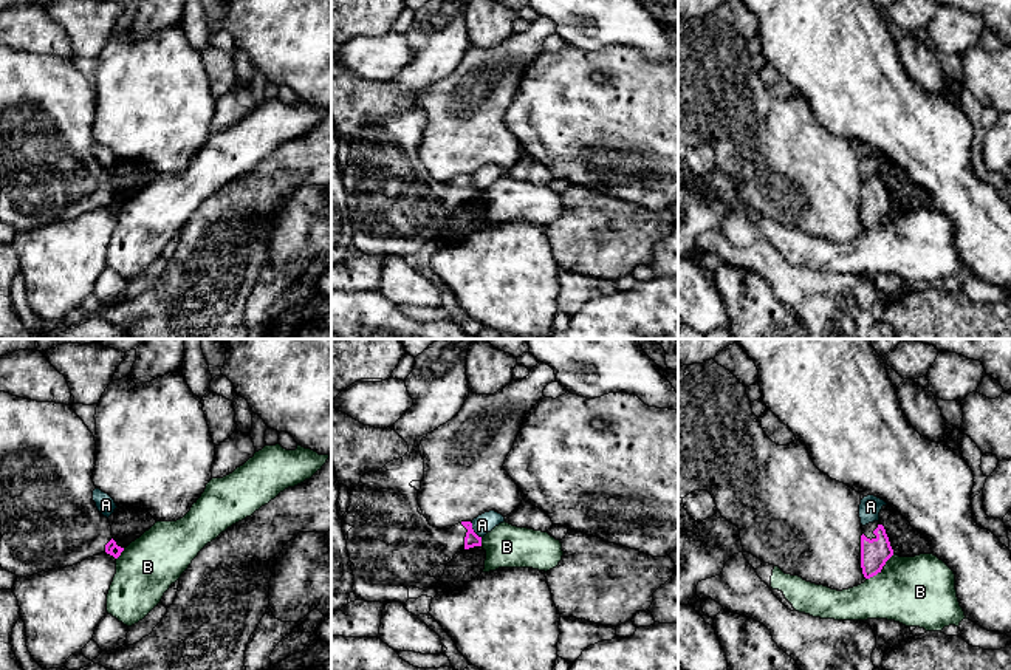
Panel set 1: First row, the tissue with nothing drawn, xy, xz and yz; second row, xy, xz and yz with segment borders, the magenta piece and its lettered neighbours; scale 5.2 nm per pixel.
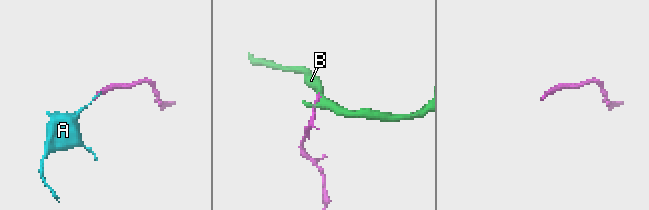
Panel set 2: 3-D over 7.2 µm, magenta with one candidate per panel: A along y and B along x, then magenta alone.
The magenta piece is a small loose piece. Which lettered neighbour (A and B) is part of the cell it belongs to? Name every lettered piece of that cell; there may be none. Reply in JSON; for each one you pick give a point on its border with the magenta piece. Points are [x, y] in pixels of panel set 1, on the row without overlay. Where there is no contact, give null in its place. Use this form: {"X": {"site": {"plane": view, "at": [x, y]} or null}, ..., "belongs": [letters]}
{"belongs": []}

